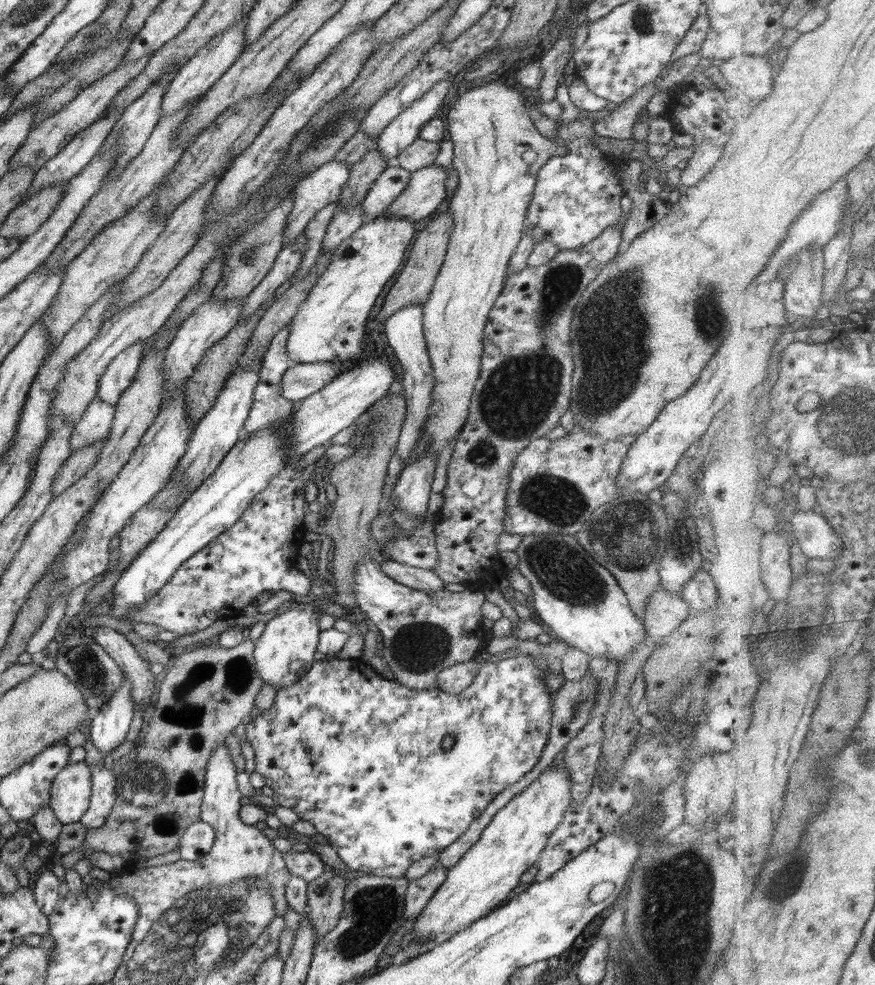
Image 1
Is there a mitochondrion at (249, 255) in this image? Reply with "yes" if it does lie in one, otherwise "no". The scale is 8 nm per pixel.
yes

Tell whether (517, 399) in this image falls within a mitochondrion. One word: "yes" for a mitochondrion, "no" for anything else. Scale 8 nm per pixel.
yes

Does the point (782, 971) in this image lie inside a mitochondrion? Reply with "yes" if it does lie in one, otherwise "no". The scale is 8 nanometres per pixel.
no

